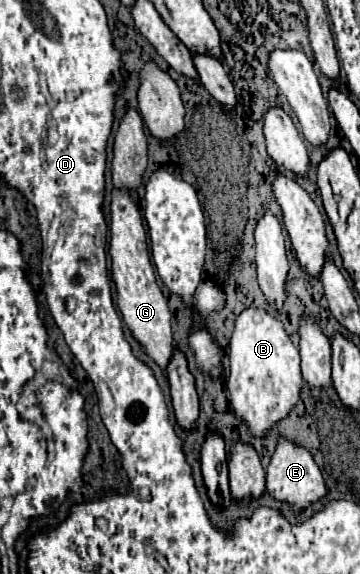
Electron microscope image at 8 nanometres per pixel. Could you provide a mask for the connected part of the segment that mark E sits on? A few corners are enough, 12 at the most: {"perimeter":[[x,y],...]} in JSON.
{"perimeter":[[278,437],[266,489],[296,511],[326,495],[312,453]]}

